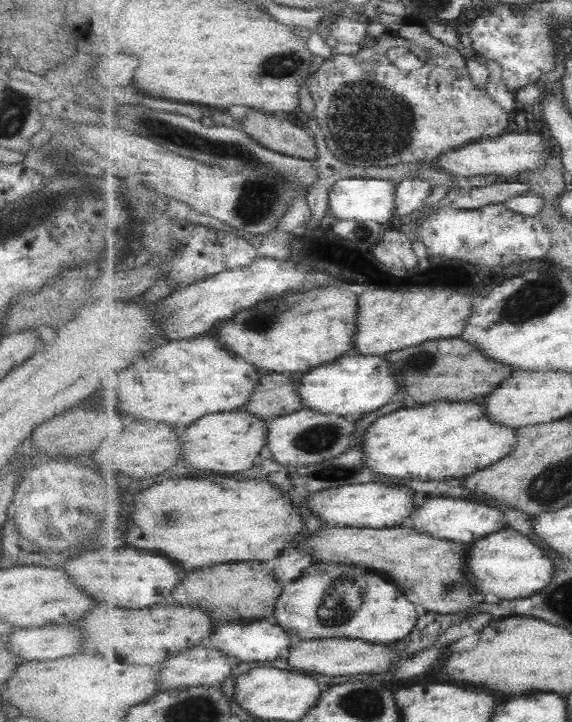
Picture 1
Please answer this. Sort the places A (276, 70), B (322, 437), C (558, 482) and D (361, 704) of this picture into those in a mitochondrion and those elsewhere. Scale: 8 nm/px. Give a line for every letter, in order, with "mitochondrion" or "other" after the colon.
A: mitochondrion
B: mitochondrion
C: mitochondrion
D: mitochondrion

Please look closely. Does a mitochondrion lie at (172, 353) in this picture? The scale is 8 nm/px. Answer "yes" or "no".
no

